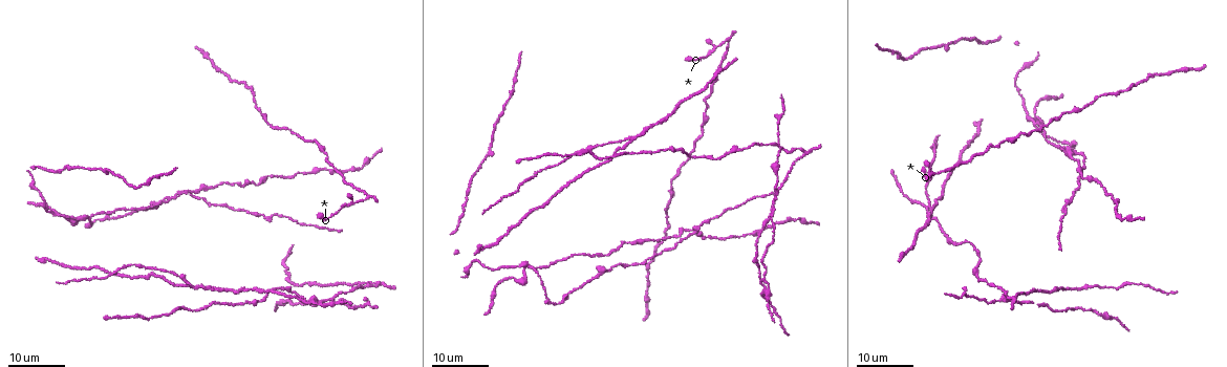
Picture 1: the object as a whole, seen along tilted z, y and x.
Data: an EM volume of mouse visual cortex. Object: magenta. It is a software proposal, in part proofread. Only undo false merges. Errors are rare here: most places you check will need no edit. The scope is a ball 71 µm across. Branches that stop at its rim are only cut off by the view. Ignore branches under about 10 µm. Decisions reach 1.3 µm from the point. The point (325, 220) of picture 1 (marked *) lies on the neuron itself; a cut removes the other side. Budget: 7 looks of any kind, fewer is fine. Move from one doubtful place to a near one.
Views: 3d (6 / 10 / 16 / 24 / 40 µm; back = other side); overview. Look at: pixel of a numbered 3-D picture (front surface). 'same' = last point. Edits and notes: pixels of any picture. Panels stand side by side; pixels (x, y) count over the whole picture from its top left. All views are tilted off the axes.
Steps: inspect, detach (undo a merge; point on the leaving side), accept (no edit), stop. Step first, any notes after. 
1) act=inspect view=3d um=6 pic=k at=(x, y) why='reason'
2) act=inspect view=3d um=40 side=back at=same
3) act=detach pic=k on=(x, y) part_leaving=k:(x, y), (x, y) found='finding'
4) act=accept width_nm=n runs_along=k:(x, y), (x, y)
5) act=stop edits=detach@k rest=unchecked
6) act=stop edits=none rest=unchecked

act=inspect view=3d um=16 pic=1 at=(672, 193) why='arms part here'

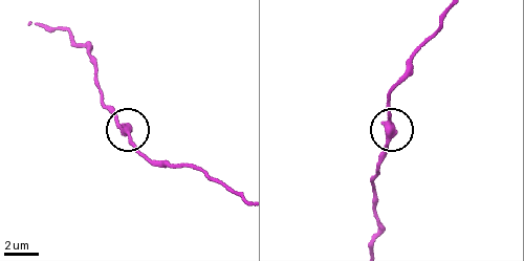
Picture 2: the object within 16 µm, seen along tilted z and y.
act=inspect view=3d um=10 pic=2 at=(390, 136)

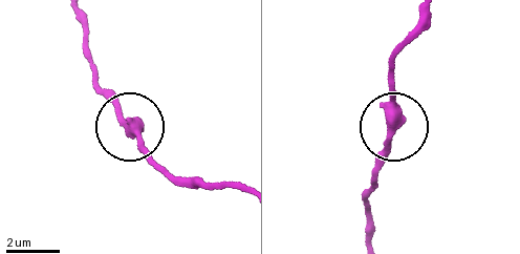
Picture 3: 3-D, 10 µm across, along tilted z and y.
act=accept side_arm_um=29 arms=3 found='continuous, no second neuron'

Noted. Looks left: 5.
act=inspect view=3d um=24 pic=1 at=(776, 173) why='sudden change in width'

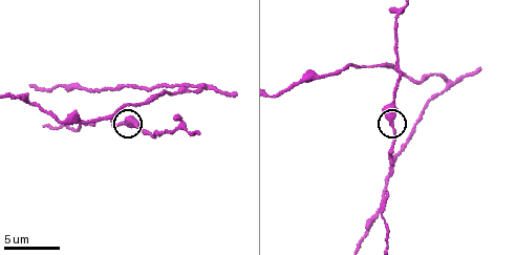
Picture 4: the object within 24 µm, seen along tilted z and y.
act=inspect view=3d um=6 pic=4 at=(391, 120)

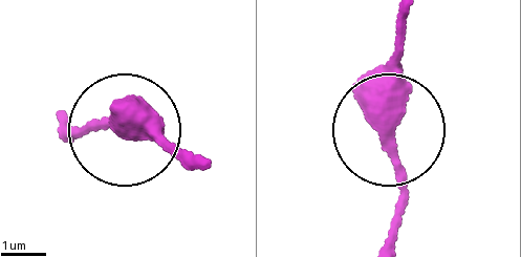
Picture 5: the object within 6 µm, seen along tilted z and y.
act=accept found='one neuron here'

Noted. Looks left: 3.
act=inspect view=3d um=24 pic=1 at=(679, 151) why='thin neck'

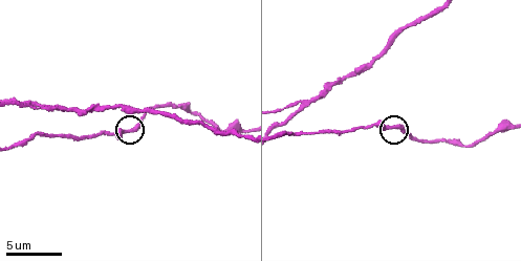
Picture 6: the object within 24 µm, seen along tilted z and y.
act=inspect view=3d um=10 pic=6 at=(392, 128) why='zoom in'

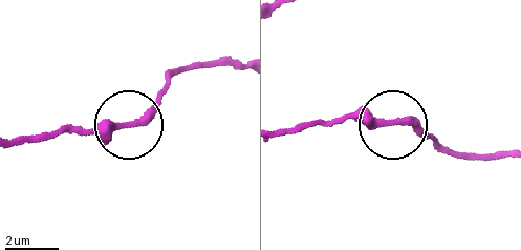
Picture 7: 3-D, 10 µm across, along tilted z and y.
act=accept width_nm=260 found='one neuron here'

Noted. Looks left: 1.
act=stop edits=none rest=unchecked

